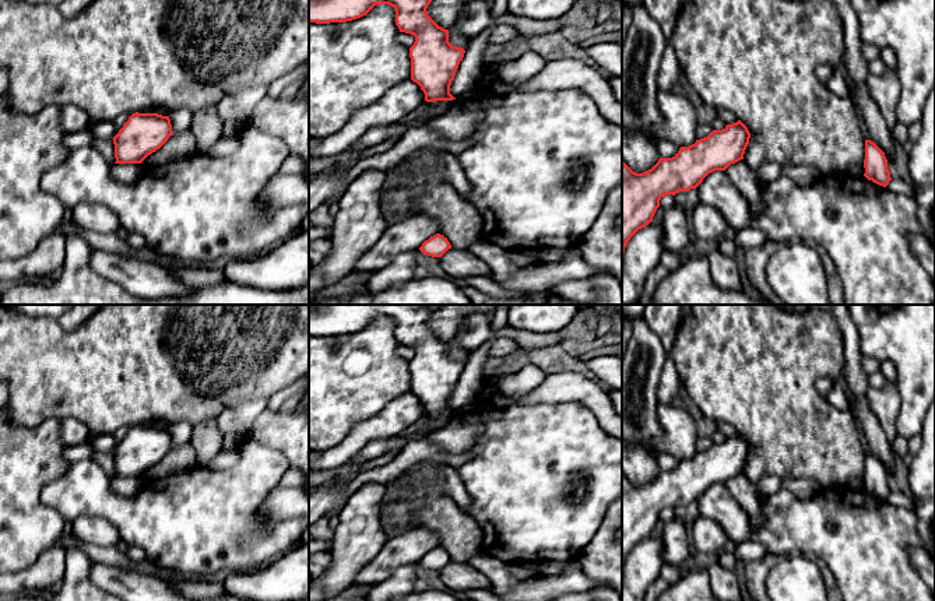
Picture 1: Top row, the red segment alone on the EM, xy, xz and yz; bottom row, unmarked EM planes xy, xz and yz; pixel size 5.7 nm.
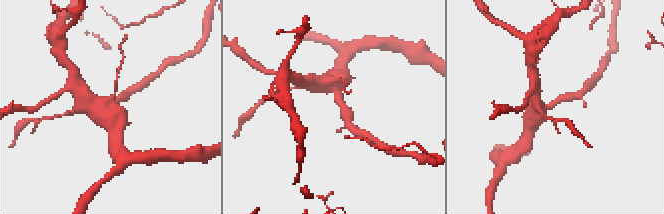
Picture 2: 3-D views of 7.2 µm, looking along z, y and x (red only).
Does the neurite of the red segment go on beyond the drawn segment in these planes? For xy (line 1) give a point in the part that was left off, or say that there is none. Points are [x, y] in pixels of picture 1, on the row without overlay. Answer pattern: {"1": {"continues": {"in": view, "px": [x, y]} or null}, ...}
{"1": {"continues": null}}

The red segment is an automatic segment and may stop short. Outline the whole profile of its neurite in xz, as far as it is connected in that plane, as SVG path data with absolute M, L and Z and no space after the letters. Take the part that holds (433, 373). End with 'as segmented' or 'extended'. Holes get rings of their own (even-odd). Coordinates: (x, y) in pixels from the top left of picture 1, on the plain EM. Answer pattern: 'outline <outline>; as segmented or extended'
outline M309 305L309 335L347 335L366 328L376 317L389 317L396 323L400 345L415 349L409 361L411 393L425 407L426 415L453 414L450 398L465 363L449 355L449 342L439 340L429 328L428 319L443 305Z; as segmented

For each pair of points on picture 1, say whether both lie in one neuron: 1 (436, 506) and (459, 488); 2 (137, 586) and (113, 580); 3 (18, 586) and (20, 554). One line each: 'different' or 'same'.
1: different
2: same
3: different

